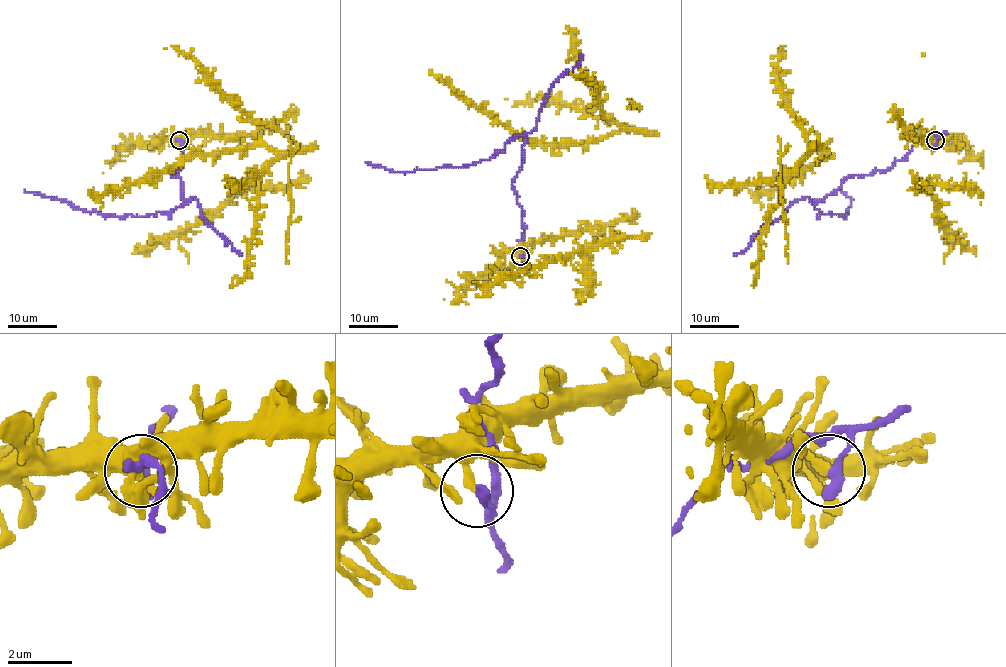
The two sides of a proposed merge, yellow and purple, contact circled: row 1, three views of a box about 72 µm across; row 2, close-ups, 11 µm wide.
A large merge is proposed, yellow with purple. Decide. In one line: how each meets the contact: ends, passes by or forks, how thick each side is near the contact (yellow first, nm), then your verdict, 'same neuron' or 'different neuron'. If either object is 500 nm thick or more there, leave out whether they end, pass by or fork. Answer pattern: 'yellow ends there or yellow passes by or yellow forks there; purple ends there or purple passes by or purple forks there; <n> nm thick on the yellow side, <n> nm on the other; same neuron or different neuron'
yellow ends there; purple ends there; 280 nm thick on the yellow side, 340 nm on the other; different neuron

